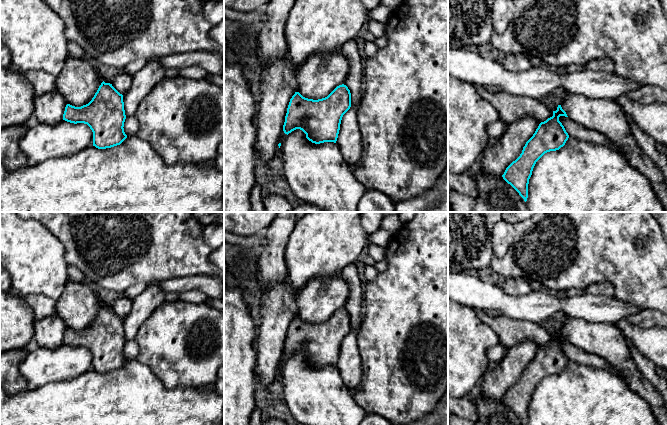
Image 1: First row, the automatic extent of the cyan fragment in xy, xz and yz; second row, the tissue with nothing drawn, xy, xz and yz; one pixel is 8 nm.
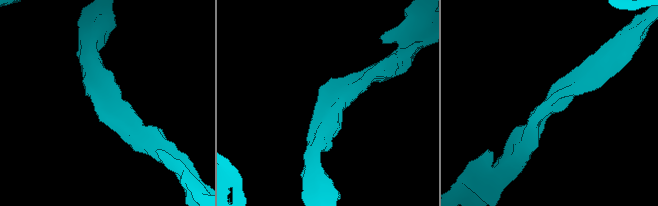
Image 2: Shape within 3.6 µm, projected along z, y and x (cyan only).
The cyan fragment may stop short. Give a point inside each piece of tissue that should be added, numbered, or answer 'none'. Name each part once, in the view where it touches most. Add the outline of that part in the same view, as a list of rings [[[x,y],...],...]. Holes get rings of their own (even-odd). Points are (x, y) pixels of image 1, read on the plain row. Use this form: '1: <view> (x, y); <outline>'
1: yz (499, 378); [[[524,340],[510,347],[499,364],[490,365],[482,378],[482,394],[502,400],[506,392],[522,377],[526,366],[533,360],[540,346],[535,341]]]

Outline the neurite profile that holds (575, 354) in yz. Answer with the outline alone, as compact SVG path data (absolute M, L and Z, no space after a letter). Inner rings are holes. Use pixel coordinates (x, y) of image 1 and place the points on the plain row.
M560 340L559 345L564 350L569 361L608 370L615 375L620 376L620 374L608 362L599 356L584 352L582 349L574 346L569 341Z

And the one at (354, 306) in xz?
M355 263L346 266L340 273L350 288L349 299L344 306L351 317L351 330L358 333L363 321L363 294L358 269Z

